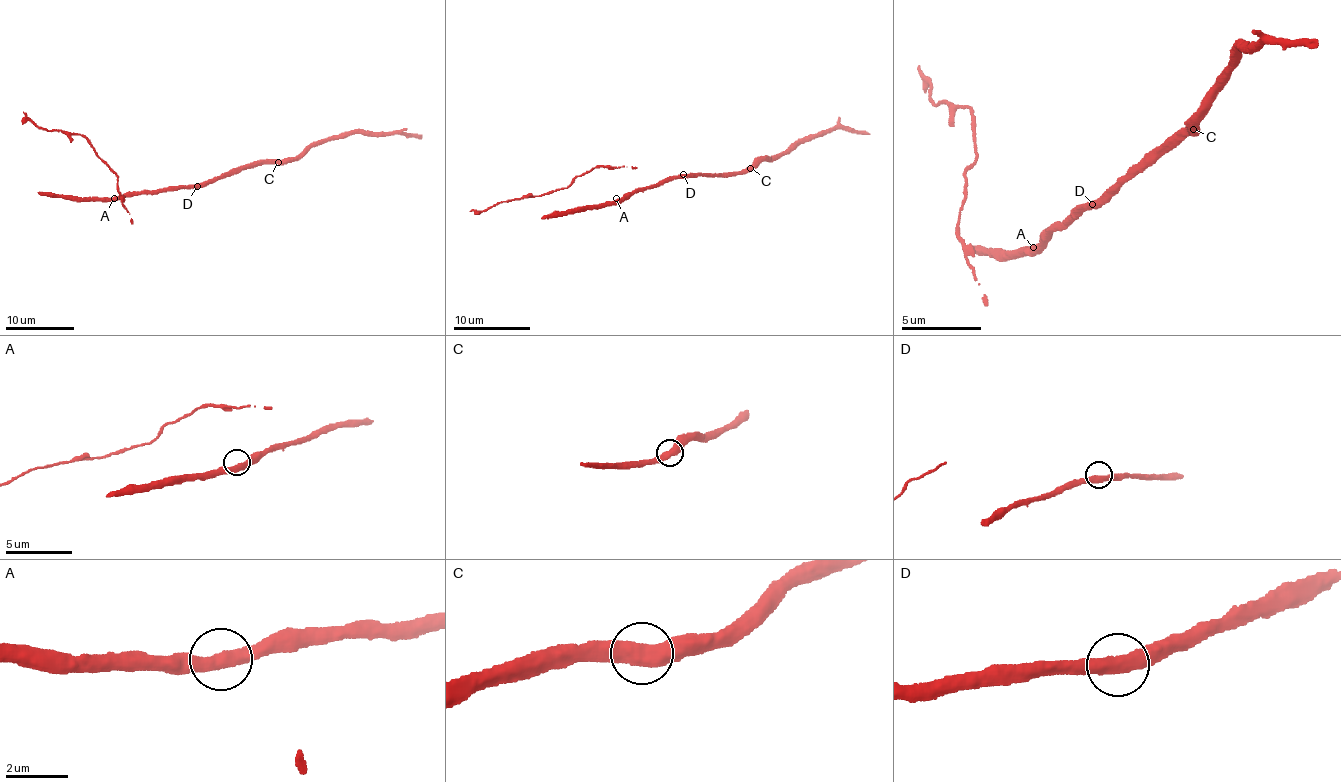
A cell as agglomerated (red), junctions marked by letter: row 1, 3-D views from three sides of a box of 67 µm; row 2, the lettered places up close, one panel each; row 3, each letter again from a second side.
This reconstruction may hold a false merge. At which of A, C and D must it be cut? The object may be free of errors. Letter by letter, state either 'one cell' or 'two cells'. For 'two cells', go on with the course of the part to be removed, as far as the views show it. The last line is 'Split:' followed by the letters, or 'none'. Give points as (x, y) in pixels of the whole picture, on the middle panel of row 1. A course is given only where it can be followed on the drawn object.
A: one cell
C: two cells | (750, 167), (769, 161), (798, 145), (839, 127), (864, 130), (870, 134)
D: one cell
Split: C

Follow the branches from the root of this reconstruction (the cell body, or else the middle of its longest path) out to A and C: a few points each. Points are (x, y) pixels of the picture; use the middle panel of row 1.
A: (682, 178), (663, 179), (658, 184), (636, 188), (616, 198)
C: (682, 178), (734, 176), (746, 173), (750, 167)

